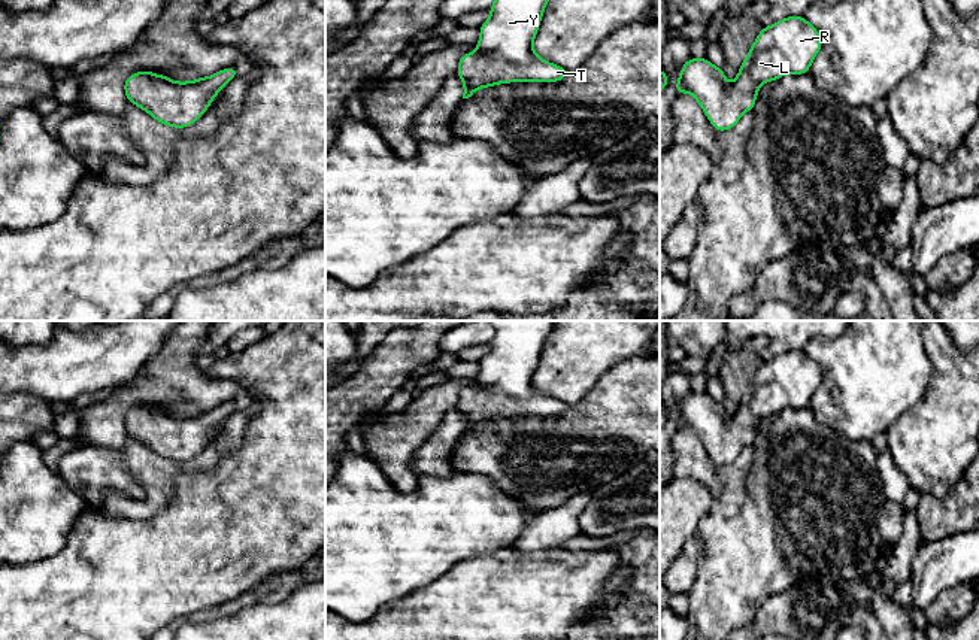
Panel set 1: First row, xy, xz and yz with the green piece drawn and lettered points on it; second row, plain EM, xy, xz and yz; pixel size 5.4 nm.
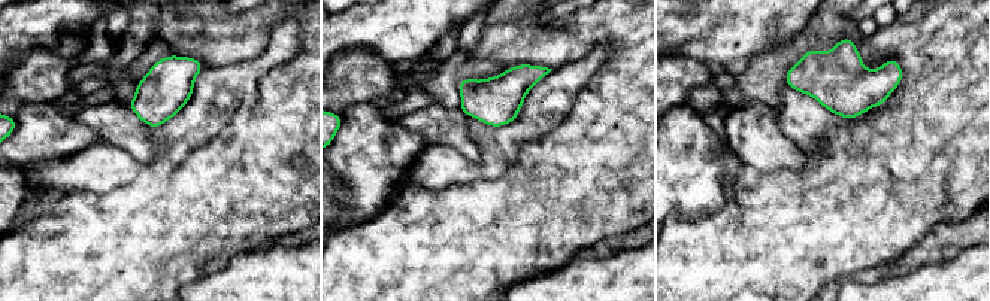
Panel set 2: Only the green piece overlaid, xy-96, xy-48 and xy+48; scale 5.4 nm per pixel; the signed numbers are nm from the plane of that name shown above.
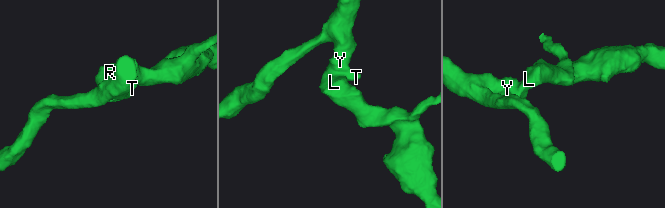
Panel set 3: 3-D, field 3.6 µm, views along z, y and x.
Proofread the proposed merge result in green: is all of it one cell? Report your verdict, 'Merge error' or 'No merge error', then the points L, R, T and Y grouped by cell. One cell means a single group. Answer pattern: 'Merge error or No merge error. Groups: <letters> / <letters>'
No merge error. Groups: L R T Y

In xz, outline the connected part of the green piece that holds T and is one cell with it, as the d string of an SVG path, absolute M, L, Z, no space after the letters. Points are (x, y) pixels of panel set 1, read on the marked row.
M494 0L490 18L479 27L481 37L475 52L464 54L457 75L464 84L463 98L469 98L481 88L509 82L558 82L569 76L569 70L545 61L533 49L533 40L548 0Z

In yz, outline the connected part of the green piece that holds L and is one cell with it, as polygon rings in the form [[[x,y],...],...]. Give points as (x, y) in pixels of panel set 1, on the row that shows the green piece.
[[[804,16],[782,18],[761,28],[731,84],[725,81],[724,69],[715,67],[706,57],[691,57],[681,69],[676,95],[691,92],[718,133],[731,130],[745,112],[754,109],[757,92],[763,84],[778,81],[783,75],[809,73],[821,46],[819,31]]]

